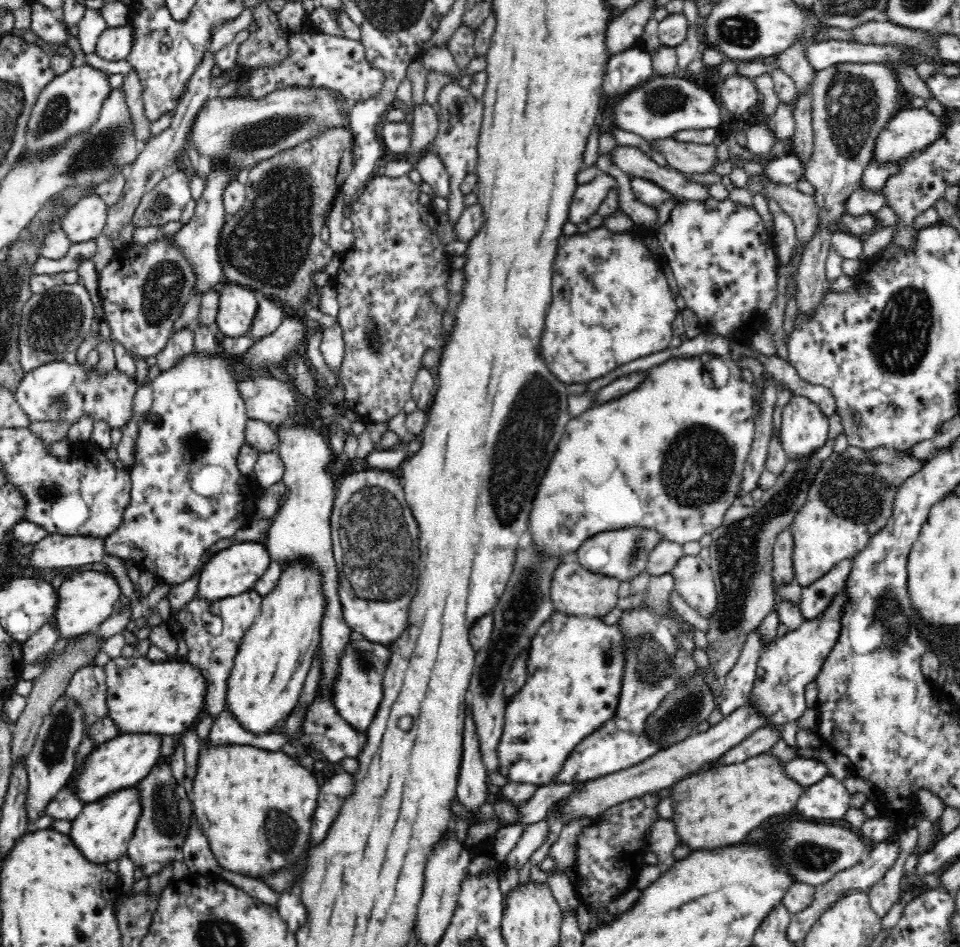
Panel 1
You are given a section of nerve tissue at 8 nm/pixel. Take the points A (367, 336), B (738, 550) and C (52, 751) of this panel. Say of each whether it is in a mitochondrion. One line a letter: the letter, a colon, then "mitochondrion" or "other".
A: mitochondrion
B: mitochondrion
C: mitochondrion

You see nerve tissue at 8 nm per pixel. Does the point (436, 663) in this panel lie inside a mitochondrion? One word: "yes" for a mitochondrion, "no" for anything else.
no

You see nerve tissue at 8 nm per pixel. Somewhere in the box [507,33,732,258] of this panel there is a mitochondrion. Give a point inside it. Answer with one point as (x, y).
(664, 100)

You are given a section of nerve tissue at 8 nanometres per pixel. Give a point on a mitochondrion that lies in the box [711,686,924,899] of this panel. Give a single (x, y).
(807, 855)

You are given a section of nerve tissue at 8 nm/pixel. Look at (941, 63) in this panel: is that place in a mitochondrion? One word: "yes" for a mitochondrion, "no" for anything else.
no

